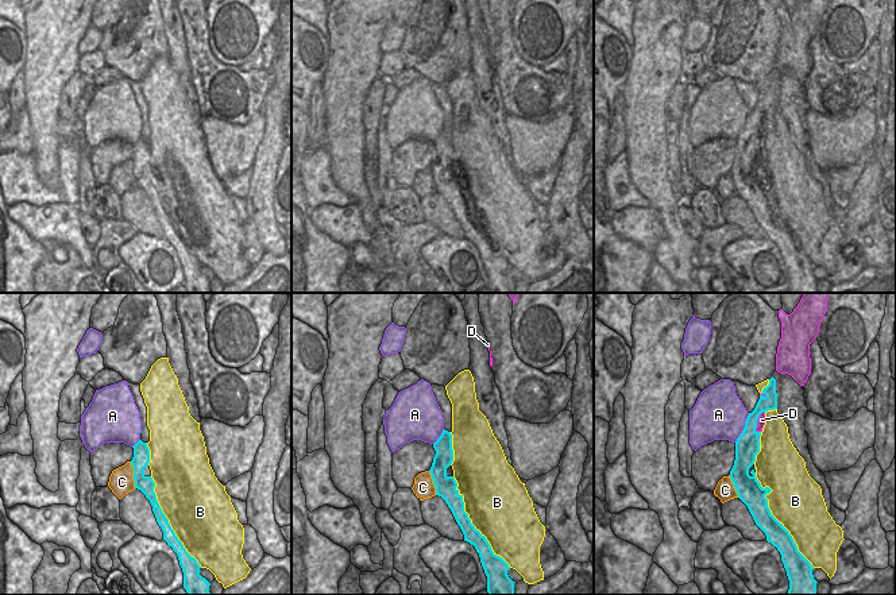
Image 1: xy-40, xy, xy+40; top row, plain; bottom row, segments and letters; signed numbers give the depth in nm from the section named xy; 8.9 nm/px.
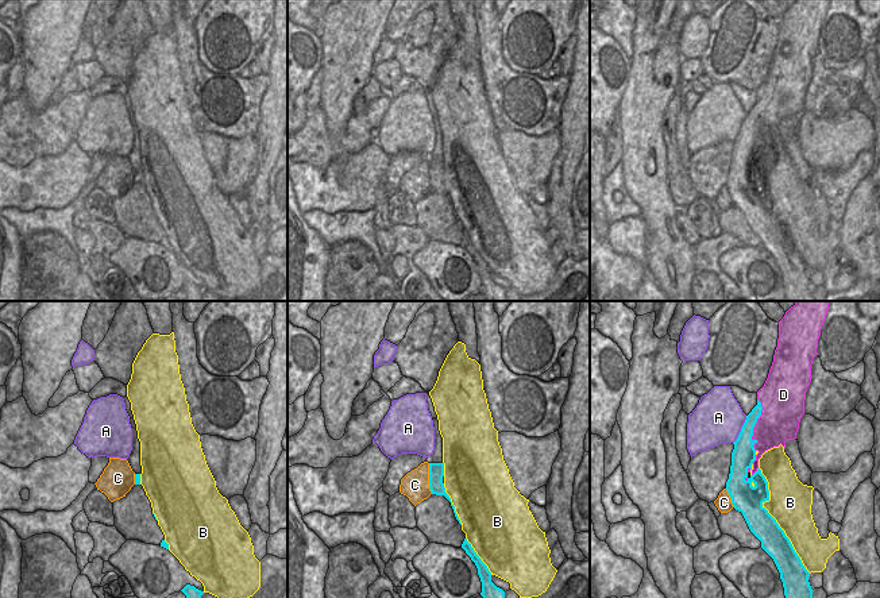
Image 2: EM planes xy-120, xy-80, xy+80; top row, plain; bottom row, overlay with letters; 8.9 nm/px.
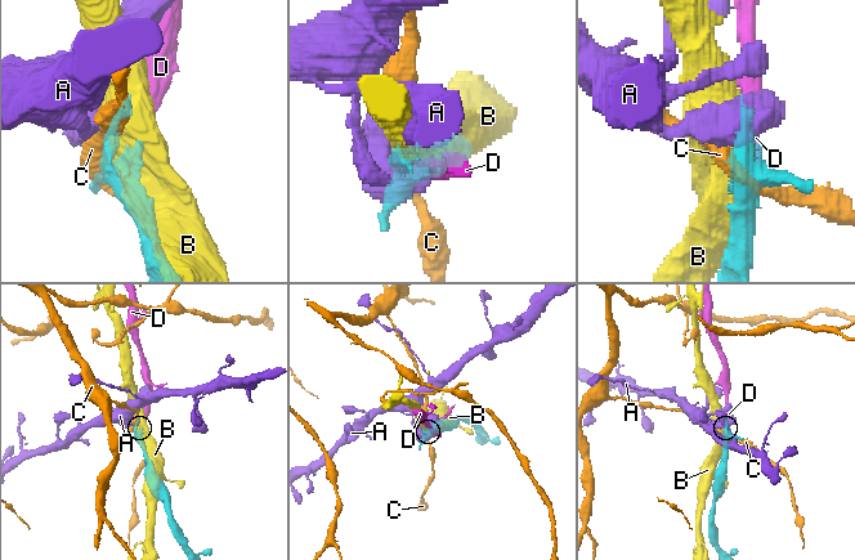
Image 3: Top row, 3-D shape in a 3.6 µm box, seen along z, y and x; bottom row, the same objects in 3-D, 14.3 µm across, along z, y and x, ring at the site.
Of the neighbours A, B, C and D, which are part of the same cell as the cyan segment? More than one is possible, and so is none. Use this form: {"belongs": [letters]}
{"belongs": ["D"]}

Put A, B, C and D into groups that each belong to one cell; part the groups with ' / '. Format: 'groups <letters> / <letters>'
groups A / B / C / D

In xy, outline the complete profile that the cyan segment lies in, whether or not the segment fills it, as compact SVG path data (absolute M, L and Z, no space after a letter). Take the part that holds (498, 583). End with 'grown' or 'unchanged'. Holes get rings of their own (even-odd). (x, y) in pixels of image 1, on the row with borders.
M444 429L441 436L433 444L433 448L436 455L429 472L436 487L436 495L441 497L451 509L464 534L464 541L474 545L479 553L482 567L487 576L488 595L515 595L515 582L513 582L507 575L510 568L509 564L493 552L486 537L471 523L468 514L464 511L463 495L460 495L456 488L457 483L453 476L447 475L447 468L453 461L451 432Z | unchanged

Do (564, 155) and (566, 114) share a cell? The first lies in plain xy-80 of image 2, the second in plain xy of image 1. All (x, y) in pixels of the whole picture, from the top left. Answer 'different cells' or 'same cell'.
different cells

